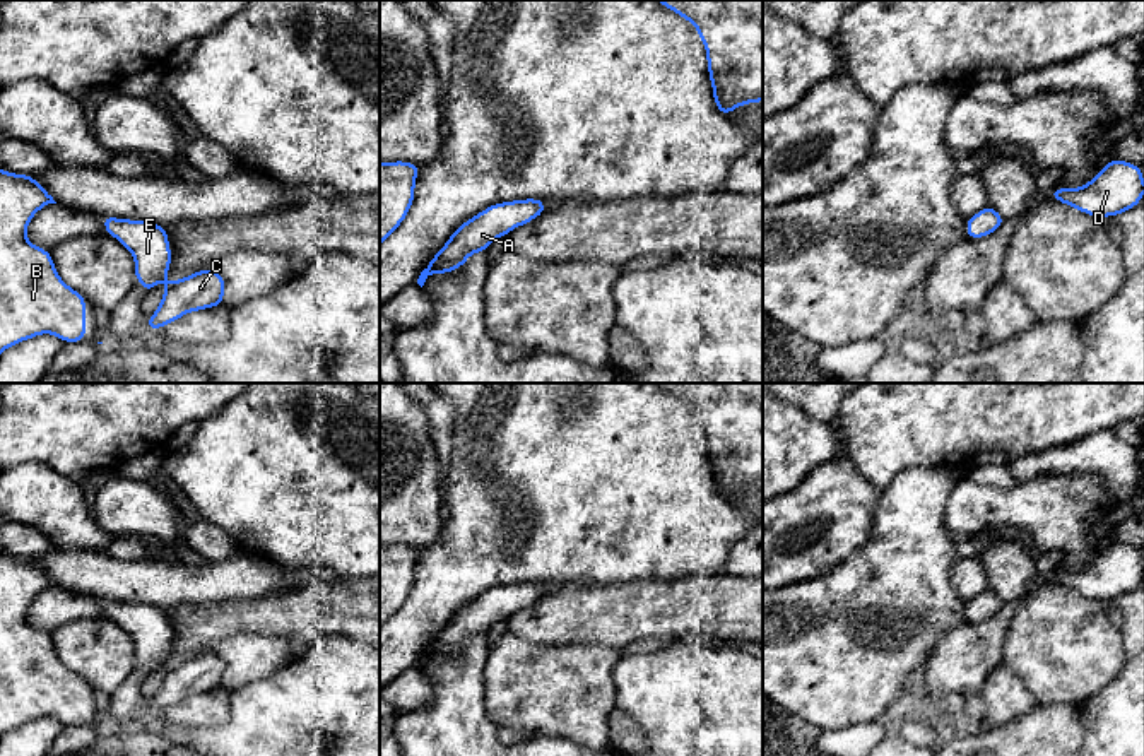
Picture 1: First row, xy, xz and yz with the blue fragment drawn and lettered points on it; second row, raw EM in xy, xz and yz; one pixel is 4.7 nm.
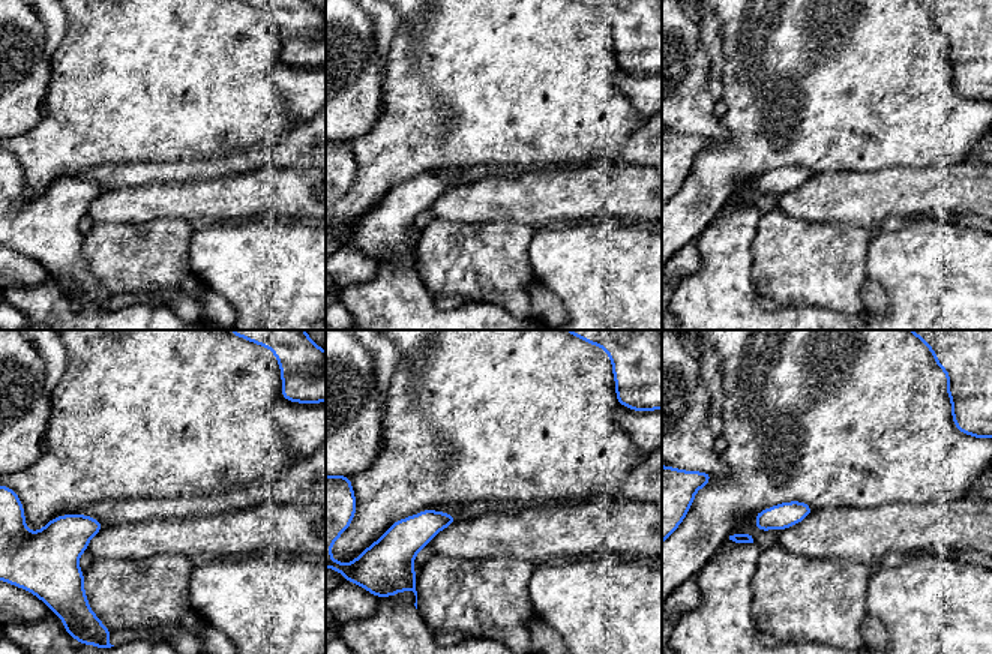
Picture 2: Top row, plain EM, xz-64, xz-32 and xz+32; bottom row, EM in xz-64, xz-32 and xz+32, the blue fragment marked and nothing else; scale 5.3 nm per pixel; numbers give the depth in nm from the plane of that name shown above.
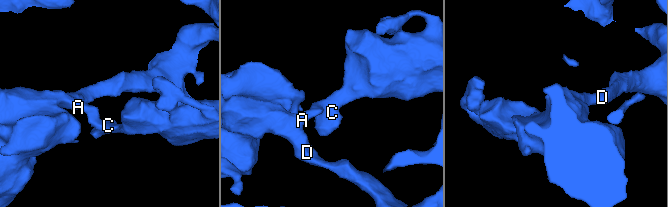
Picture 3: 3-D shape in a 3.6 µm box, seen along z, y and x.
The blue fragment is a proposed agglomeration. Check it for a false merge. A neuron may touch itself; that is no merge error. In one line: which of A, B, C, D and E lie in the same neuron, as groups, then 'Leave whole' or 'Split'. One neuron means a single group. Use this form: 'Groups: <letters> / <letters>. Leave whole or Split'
Groups: A B C D E. Leave whole

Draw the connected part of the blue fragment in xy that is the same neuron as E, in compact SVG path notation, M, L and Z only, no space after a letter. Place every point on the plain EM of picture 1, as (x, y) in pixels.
M103 600L108 619L116 621L135 643L135 664L144 669L147 677L164 664L171 650L171 629L168 611L149 604Z

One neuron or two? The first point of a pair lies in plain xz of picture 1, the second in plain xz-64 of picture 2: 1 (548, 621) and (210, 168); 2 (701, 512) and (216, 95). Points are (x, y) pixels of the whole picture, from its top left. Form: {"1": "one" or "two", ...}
{"1": "two", "2": "one"}

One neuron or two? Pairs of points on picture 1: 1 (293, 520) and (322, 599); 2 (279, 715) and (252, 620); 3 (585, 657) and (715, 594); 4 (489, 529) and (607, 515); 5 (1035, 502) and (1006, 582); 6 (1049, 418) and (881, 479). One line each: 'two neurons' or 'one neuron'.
1: two neurons
2: two neurons
3: two neurons
4: one neuron
5: two neurons
6: one neuron

